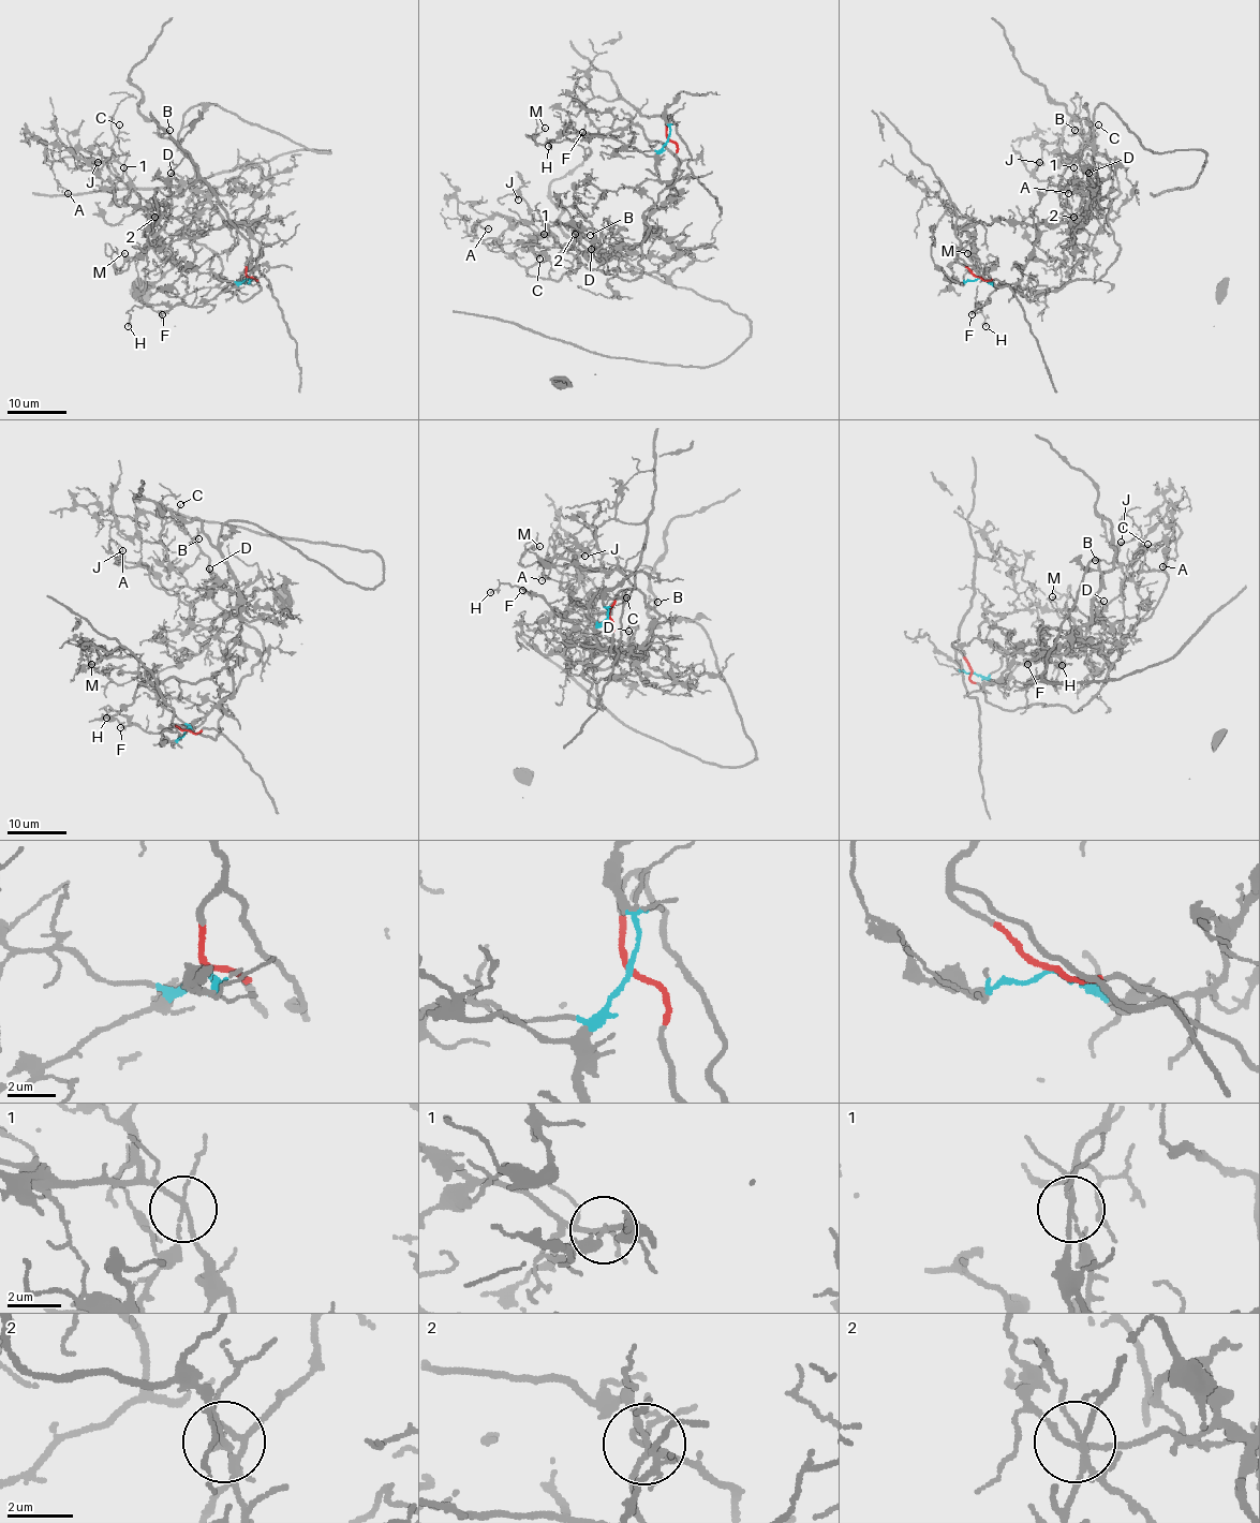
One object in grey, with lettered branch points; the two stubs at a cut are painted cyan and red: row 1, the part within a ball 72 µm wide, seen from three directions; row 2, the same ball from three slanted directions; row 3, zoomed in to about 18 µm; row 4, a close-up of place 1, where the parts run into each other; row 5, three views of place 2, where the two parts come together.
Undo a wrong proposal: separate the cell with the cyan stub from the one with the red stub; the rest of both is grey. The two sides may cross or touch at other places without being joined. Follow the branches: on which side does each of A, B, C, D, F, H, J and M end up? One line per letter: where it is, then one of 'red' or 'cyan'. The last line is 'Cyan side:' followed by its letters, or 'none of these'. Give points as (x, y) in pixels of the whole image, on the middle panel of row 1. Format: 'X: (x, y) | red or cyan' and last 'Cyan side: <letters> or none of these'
A: (488, 228) | cyan
B: (590, 235) | cyan
C: (539, 259) | red
D: (591, 249) | cyan
F: (582, 132) | cyan
H: (548, 146) | cyan
J: (518, 200) | red
M: (545, 128) | cyan
Cyan side: A, B, D, F, H, M

